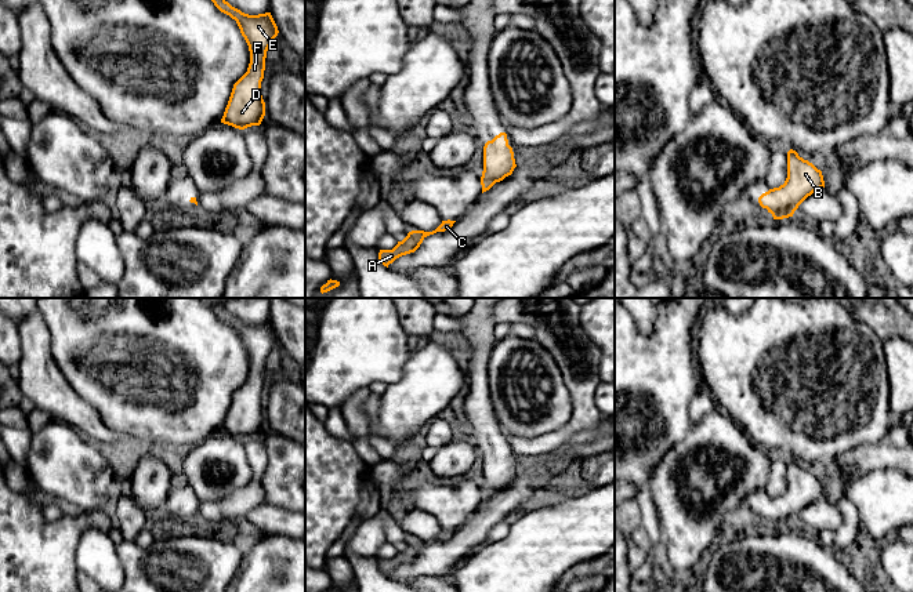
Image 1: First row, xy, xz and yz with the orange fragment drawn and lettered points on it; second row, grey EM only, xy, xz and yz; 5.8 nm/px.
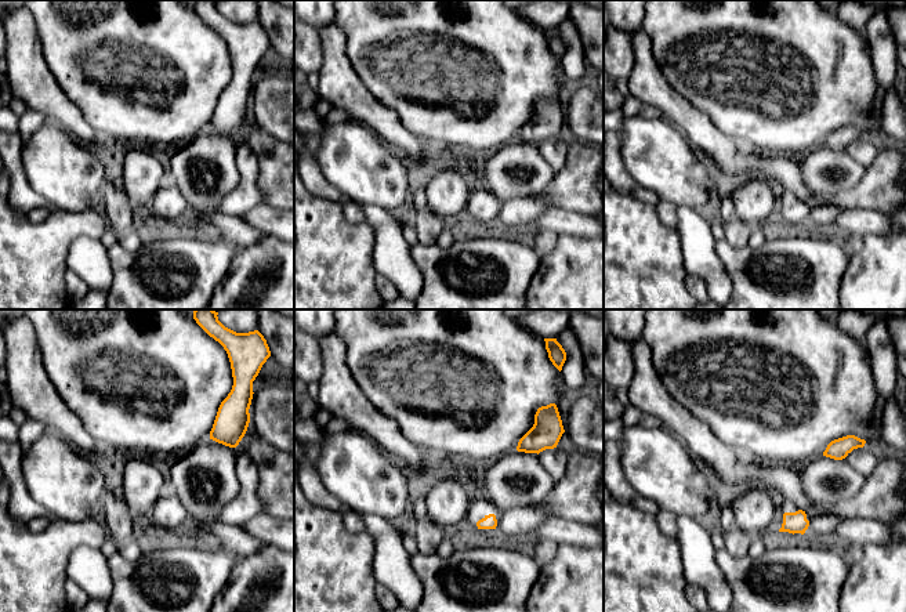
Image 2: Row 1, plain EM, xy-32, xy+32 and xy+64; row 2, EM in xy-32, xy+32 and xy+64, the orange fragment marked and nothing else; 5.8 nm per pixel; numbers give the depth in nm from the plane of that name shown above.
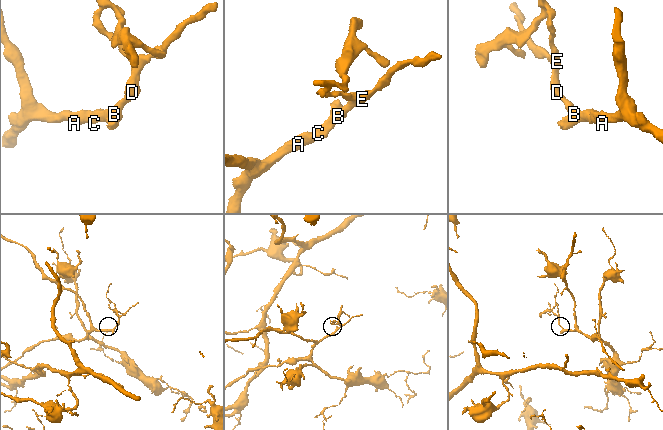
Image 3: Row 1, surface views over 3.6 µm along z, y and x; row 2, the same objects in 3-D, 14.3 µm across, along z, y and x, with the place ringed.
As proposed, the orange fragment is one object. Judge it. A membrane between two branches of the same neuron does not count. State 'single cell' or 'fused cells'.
single cell

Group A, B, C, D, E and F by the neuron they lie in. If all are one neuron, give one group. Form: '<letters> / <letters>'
A B C D E F

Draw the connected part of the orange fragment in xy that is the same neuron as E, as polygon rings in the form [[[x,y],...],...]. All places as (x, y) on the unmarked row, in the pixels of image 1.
[[[210,305],[214,315],[236,330],[249,360],[247,381],[233,393],[221,432],[244,439],[260,435],[265,425],[261,404],[267,360],[278,345],[278,335],[271,322],[249,324],[232,316],[224,305]]]

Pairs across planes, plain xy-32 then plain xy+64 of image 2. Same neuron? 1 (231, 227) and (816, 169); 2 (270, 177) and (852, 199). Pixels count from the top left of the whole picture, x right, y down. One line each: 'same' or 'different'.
1: same
2: same

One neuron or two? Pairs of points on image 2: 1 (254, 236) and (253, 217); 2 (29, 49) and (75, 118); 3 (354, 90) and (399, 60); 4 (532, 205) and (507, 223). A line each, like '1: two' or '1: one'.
1: two
2: one
3: two
4: one

